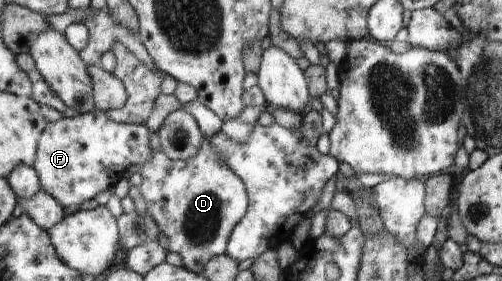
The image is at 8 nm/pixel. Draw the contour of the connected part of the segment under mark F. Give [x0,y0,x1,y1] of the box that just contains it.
[33,109,154,210]

